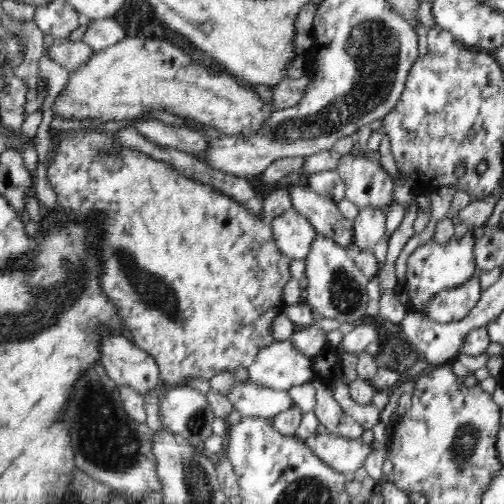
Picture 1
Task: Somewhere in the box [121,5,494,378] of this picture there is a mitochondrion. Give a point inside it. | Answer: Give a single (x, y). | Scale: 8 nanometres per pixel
(372, 45)

